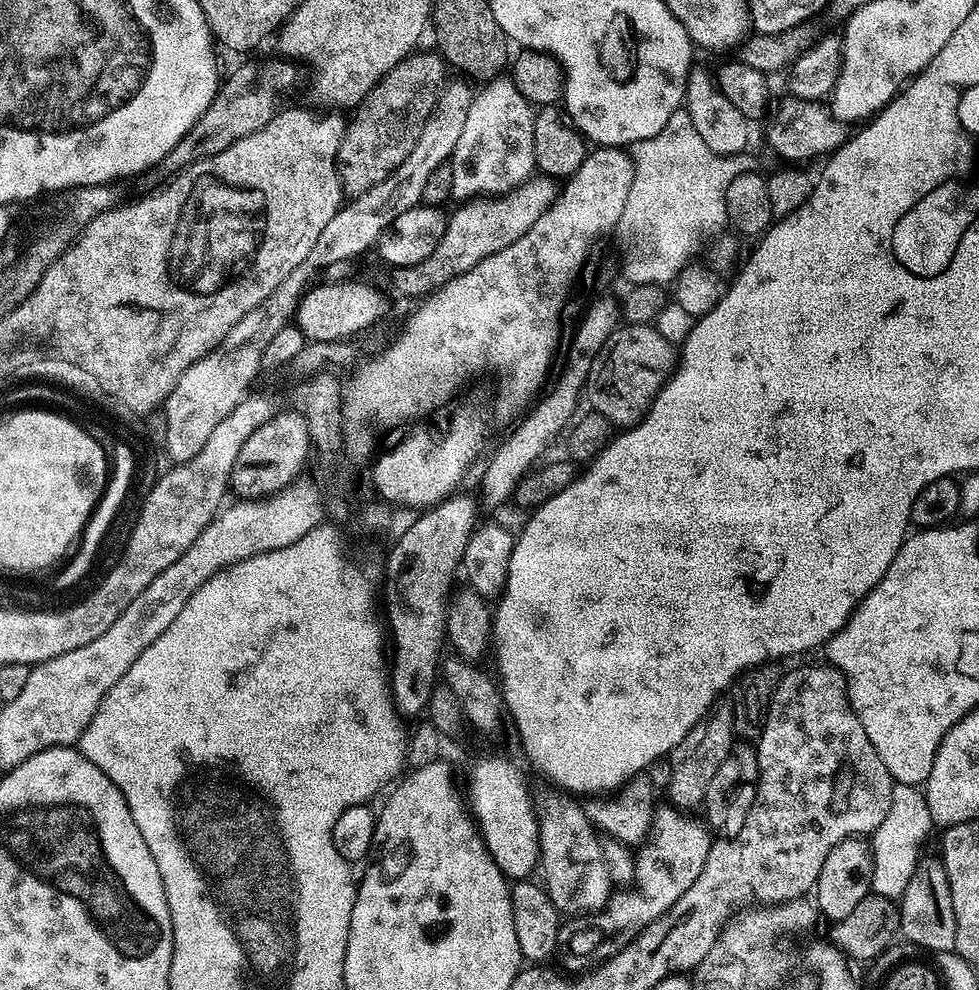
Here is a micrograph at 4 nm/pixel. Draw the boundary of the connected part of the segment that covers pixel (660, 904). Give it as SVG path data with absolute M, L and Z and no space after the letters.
M663 806L657 807L652 814L652 824L648 827L647 835L644 837L642 843L639 845L638 851L635 853L635 879L634 887L636 886L636 892L626 892L630 890L616 890L608 898L607 904L604 905L599 911L591 914L580 914L575 918L568 918L561 923L560 929L558 930L558 942L556 943L555 955L560 956L559 967L561 969L567 970L572 974L579 974L581 972L586 972L590 968L595 968L598 964L603 964L613 952L619 950L619 948L624 947L637 932L643 930L646 926L650 926L650 922L654 922L662 914L666 914L670 910L670 906L674 906L674 902L678 902L678 898L682 898L682 894L686 894L686 890L690 890L690 886L694 886L694 878L698 878L698 874L702 874L702 866L706 866L706 854L710 854L710 846L714 839L713 833L710 831L707 823L703 819L697 818L695 820L695 815L689 814L687 811L681 810L675 806L667 806L668 808L663 808Z

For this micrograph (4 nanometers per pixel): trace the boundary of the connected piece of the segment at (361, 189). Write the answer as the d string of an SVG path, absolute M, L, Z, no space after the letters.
M417 50L398 62L398 66L391 68L351 113L352 121L349 119L345 123L344 137L336 155L336 169L345 197L355 198L378 186L378 182L402 166L406 154L414 150L414 142L418 142L422 126L435 110L445 83L445 61L432 52Z

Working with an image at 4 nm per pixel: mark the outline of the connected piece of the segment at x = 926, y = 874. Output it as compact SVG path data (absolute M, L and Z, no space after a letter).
M932 856L920 858L910 875L903 893L898 897L900 912L899 935L910 943L925 948L930 954L951 952L956 946L954 906L950 898L950 882L946 878L943 859Z

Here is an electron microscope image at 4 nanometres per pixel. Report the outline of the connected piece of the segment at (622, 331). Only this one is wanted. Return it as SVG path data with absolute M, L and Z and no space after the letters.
M629 324L616 327L606 338L606 346L592 360L586 385L586 404L602 414L617 429L633 428L650 410L654 398L672 377L678 363L677 349L652 324Z

